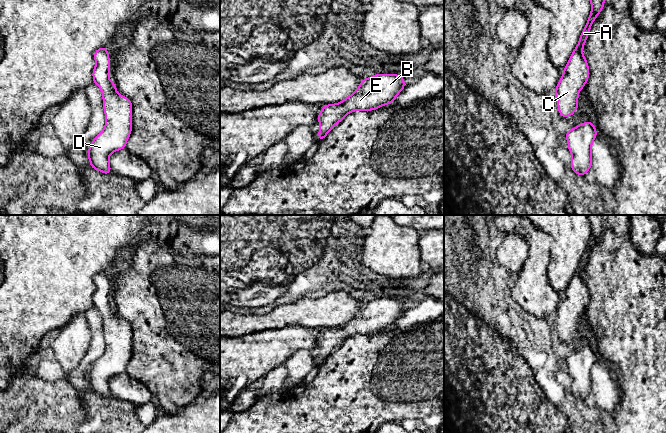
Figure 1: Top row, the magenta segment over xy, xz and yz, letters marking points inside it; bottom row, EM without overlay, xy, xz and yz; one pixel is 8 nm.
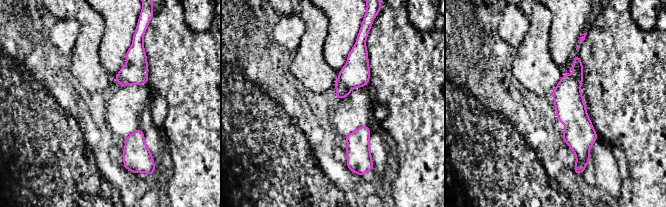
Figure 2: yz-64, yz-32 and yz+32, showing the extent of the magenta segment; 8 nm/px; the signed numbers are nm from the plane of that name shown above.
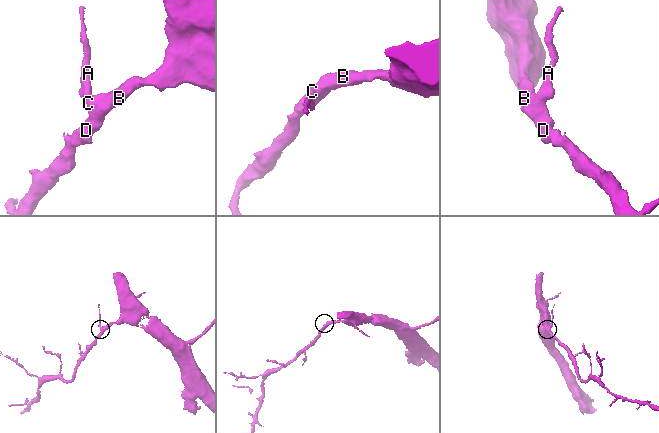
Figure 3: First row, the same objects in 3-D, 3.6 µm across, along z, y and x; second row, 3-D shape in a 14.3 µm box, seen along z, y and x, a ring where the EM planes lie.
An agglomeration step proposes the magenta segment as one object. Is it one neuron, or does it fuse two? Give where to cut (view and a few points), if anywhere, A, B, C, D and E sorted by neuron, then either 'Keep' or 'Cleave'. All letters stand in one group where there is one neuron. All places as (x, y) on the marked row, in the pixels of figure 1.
No split. Groups: A B C D E. Keep

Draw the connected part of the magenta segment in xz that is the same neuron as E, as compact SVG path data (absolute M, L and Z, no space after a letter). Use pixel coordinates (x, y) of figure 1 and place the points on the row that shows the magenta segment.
M376 74L362 79L358 89L336 104L324 105L318 114L319 141L343 118L356 110L370 111L393 103L396 96L405 88L404 77L397 74Z

